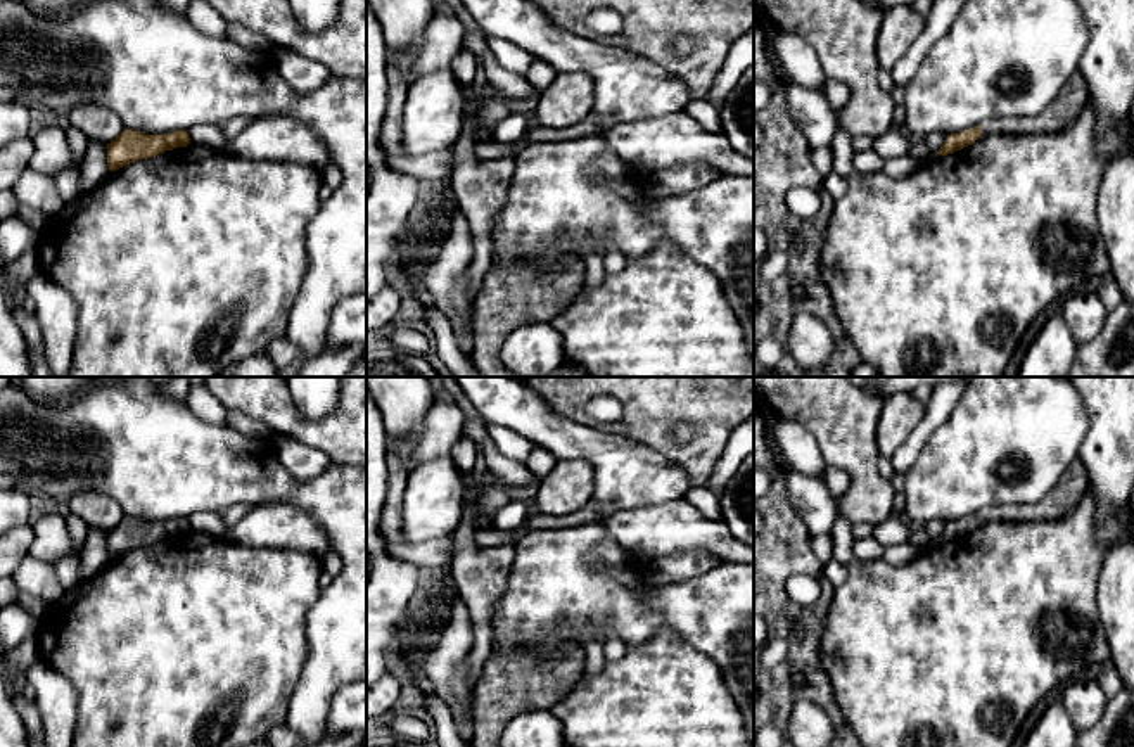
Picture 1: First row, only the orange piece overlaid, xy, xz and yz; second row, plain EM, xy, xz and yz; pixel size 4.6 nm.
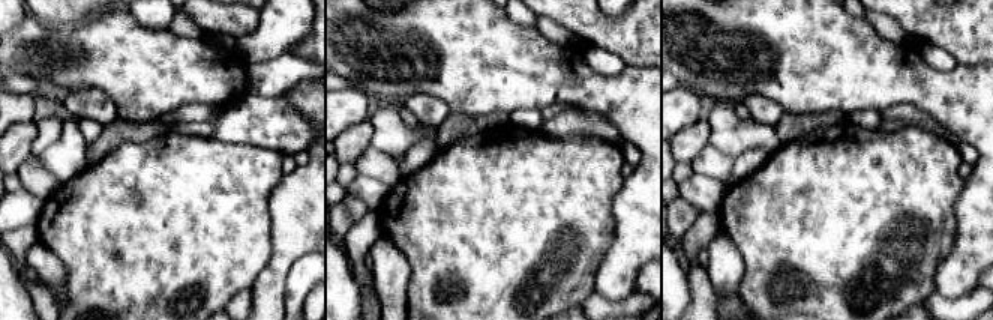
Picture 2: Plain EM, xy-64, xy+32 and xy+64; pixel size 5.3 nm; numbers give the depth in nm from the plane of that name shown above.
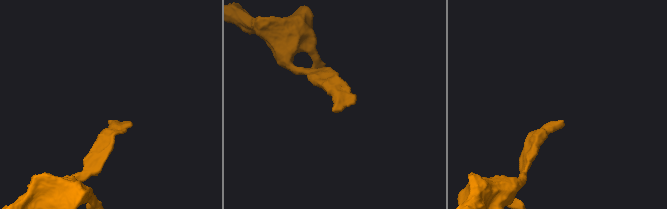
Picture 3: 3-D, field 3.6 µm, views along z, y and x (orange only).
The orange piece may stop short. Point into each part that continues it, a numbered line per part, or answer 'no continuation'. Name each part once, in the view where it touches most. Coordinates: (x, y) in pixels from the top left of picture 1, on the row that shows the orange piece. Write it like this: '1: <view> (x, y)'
1: yz (1070, 101)

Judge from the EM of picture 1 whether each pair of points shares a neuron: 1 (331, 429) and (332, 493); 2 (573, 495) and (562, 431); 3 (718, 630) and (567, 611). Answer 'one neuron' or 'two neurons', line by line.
1: two neurons
2: two neurons
3: one neuron

